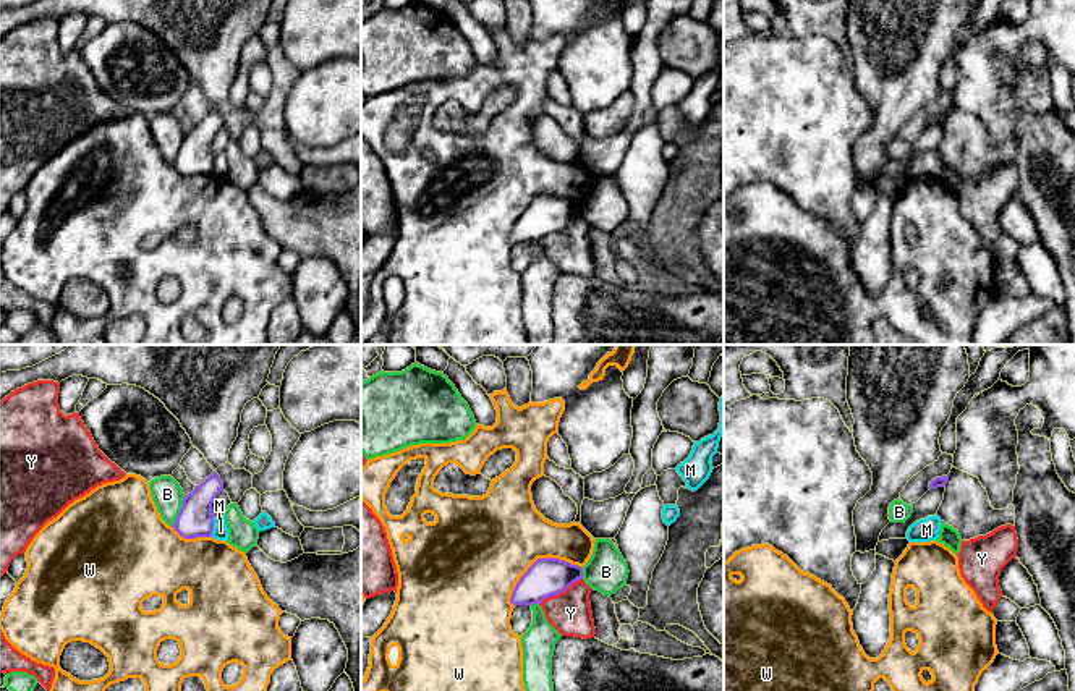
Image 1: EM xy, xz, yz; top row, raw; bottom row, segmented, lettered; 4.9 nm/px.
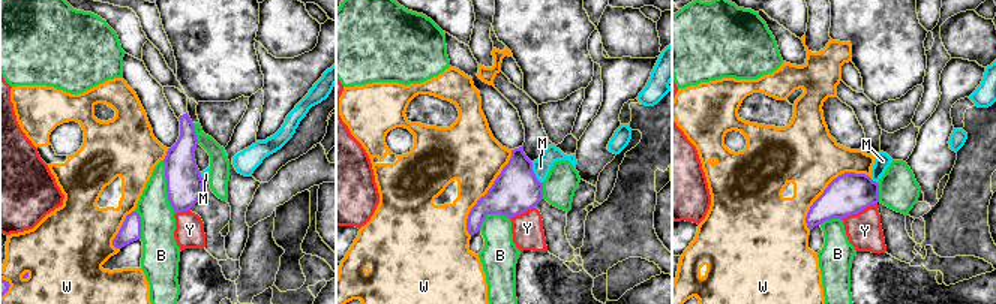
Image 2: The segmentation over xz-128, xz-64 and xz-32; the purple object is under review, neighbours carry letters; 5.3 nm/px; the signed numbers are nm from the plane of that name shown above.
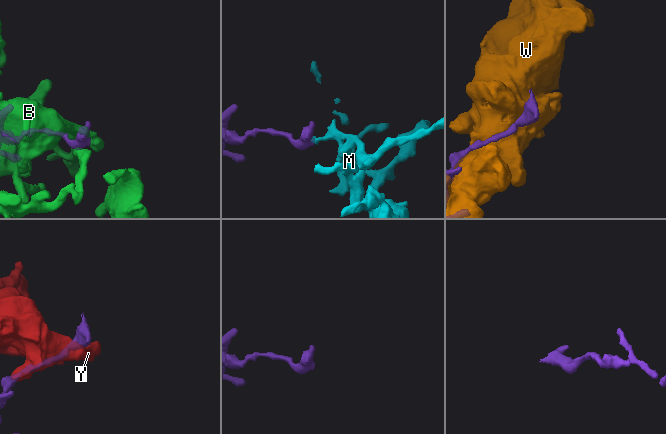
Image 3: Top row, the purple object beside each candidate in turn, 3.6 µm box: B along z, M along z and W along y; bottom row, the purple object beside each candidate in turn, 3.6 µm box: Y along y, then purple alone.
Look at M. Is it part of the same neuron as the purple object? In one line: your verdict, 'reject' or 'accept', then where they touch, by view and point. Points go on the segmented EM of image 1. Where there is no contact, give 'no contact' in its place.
reject | xy (212, 528)

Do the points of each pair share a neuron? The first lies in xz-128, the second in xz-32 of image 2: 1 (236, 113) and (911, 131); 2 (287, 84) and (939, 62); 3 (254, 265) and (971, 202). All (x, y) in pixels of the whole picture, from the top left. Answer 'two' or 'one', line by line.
1: two
2: two
3: one

